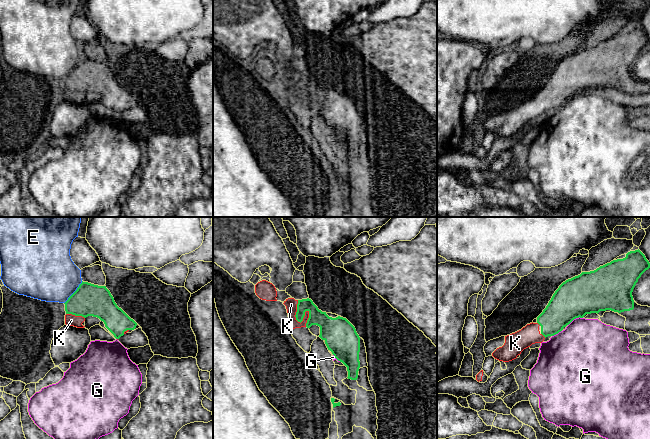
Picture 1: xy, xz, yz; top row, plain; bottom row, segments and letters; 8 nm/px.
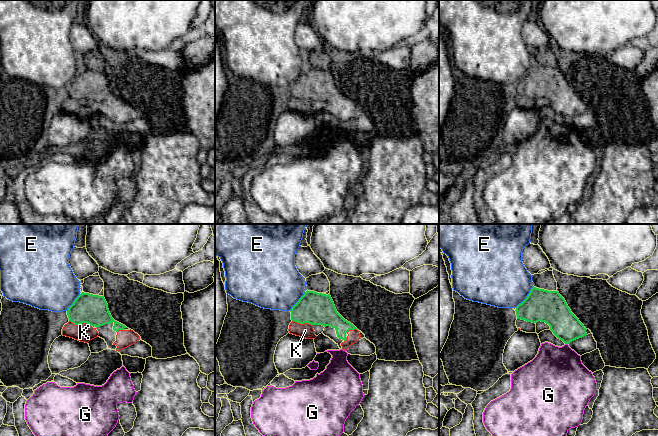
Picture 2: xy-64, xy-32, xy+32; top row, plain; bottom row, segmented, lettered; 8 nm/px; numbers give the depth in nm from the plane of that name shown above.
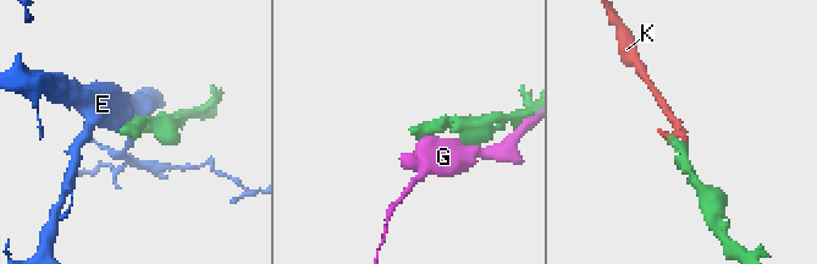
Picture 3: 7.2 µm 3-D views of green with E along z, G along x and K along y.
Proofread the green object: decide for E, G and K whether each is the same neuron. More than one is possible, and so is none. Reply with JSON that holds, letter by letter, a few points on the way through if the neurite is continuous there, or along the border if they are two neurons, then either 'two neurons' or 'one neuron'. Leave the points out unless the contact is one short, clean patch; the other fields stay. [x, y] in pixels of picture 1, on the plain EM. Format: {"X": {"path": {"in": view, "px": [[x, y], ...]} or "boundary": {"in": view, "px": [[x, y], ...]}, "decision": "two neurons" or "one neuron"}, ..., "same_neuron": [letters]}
{"E": {"decision": "two neurons"}, "G": {"decision": "two neurons"}, "K": {"decision": "one neuron"}, "same_neuron": ["K"]}

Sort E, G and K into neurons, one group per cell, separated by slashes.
E / G / K

